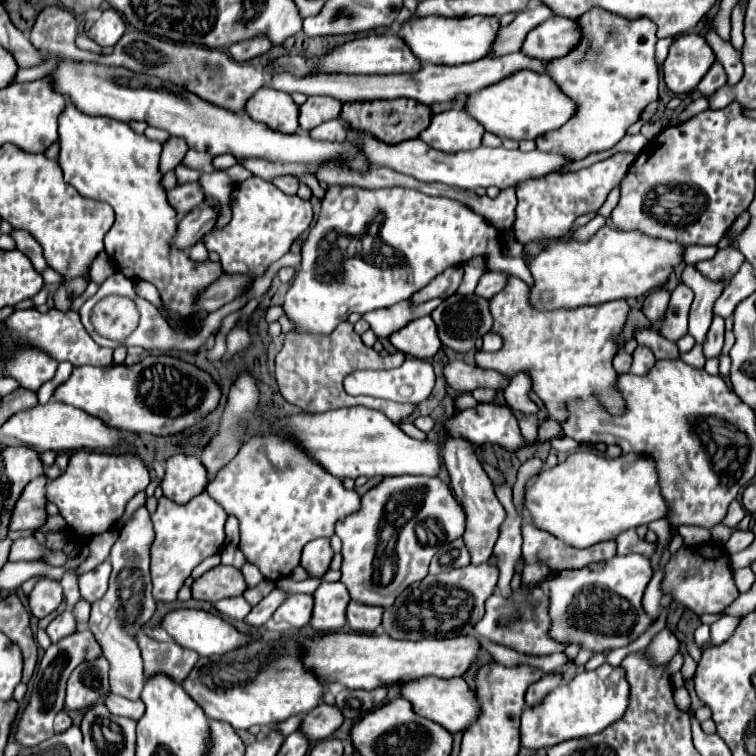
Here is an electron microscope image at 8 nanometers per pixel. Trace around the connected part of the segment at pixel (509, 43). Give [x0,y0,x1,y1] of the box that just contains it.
[492,3,554,55]

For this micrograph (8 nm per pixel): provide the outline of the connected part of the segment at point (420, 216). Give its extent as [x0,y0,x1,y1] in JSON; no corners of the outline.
[284,187,534,335]

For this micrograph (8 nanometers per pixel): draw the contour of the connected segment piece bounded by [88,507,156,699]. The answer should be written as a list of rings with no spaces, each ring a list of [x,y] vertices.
[[[146,507],[134,511],[134,517],[128,525],[120,529],[120,537],[112,547],[110,563],[112,575],[108,583],[108,591],[102,599],[92,603],[92,615],[88,621],[88,629],[96,637],[102,647],[102,655],[110,663],[110,693],[138,699],[144,687],[144,667],[142,653],[136,641],[138,627],[144,627],[156,611],[156,601],[152,597],[152,581],[150,581],[150,547],[154,541],[154,529]]]

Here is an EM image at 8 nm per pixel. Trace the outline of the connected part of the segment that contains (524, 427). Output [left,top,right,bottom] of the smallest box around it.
[520,415,538,447]

